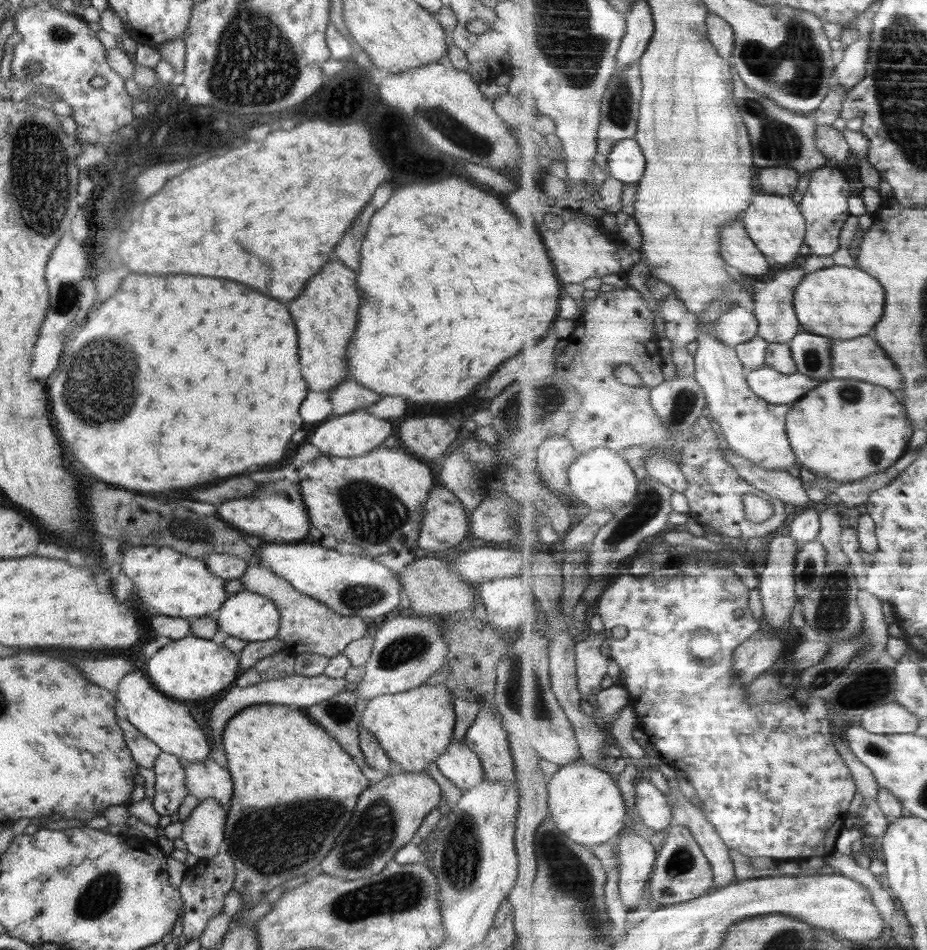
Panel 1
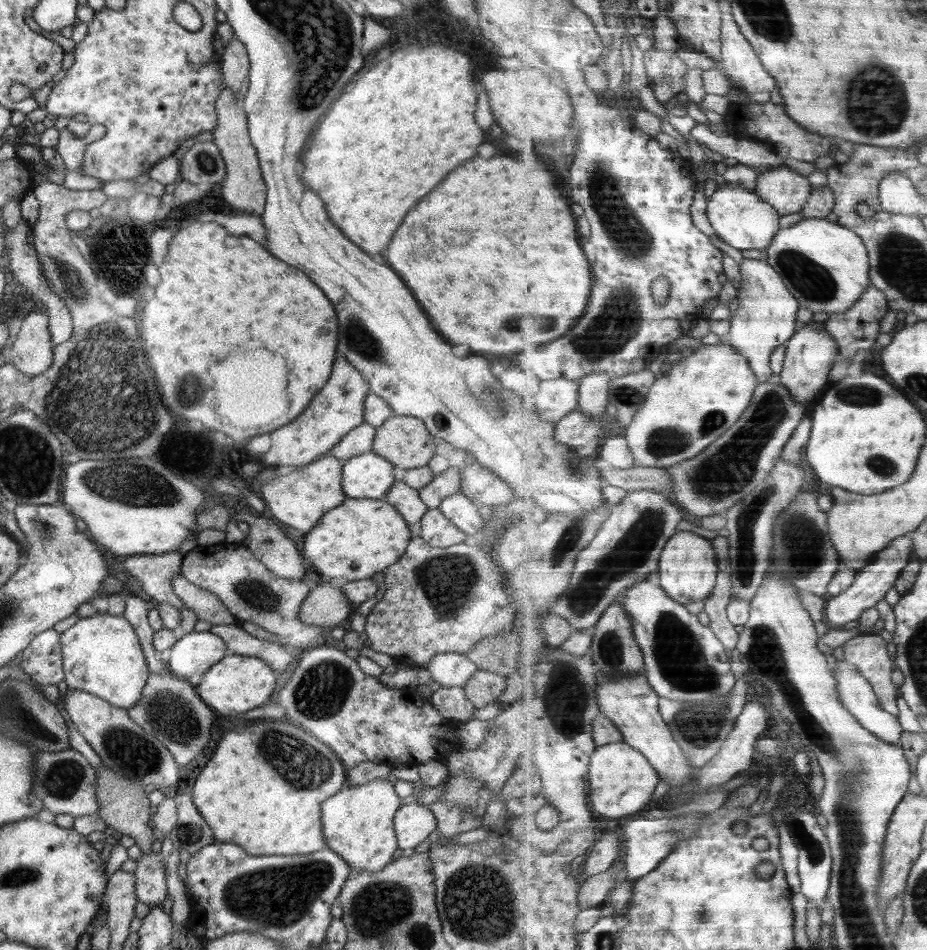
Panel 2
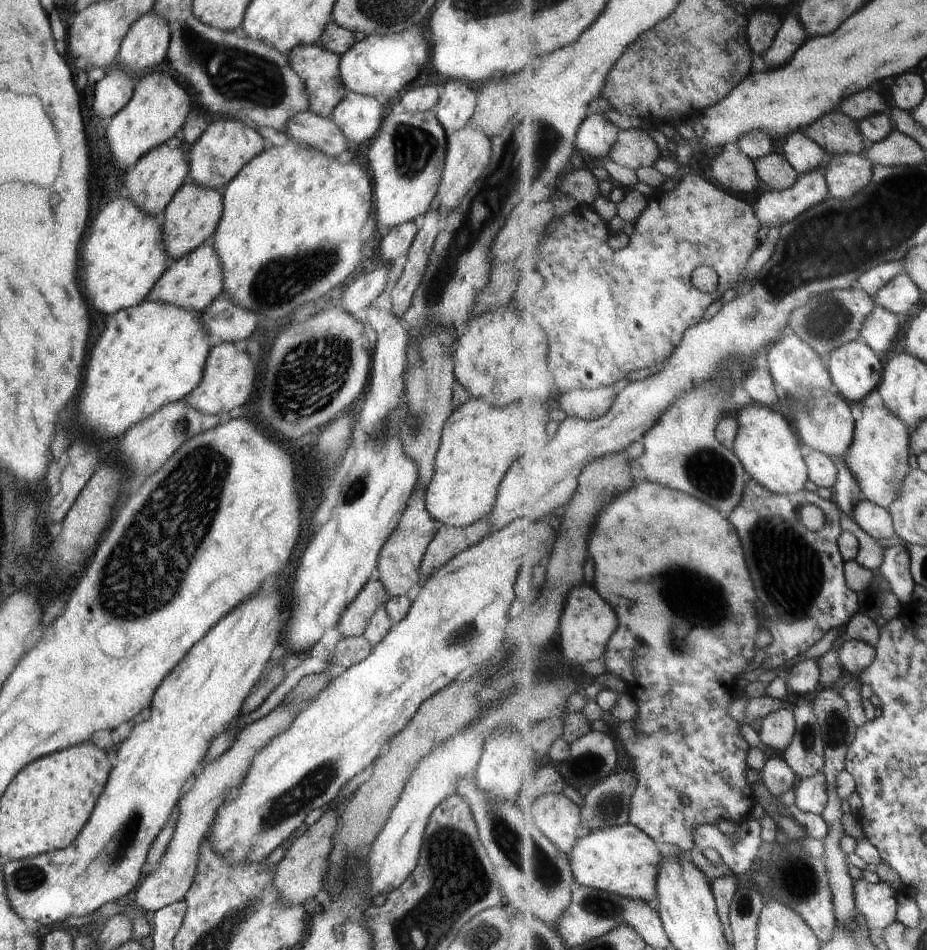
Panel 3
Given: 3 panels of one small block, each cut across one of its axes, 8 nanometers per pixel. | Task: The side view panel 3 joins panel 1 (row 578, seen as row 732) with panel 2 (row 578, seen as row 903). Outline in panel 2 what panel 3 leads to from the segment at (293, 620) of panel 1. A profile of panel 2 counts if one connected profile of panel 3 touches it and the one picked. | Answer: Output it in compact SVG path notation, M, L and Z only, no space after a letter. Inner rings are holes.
M179 551L159 555L132 555L122 562L122 570L130 572L142 583L143 590L159 603L168 603L178 610L186 608L174 593L172 580L181 574L182 558Z

